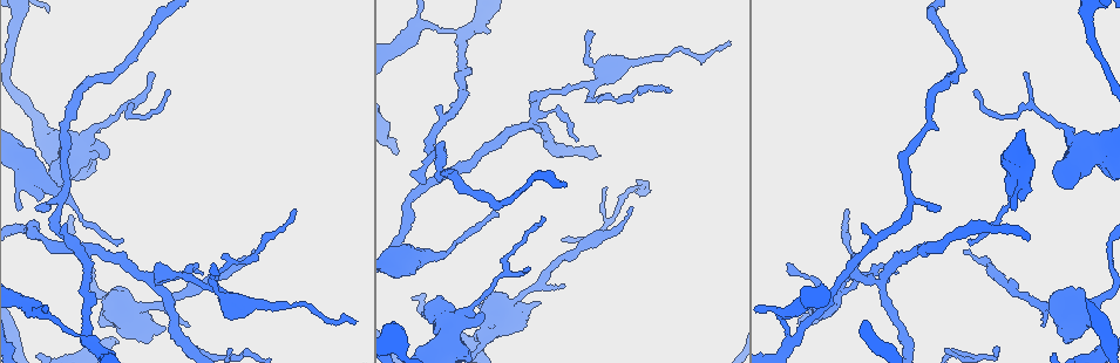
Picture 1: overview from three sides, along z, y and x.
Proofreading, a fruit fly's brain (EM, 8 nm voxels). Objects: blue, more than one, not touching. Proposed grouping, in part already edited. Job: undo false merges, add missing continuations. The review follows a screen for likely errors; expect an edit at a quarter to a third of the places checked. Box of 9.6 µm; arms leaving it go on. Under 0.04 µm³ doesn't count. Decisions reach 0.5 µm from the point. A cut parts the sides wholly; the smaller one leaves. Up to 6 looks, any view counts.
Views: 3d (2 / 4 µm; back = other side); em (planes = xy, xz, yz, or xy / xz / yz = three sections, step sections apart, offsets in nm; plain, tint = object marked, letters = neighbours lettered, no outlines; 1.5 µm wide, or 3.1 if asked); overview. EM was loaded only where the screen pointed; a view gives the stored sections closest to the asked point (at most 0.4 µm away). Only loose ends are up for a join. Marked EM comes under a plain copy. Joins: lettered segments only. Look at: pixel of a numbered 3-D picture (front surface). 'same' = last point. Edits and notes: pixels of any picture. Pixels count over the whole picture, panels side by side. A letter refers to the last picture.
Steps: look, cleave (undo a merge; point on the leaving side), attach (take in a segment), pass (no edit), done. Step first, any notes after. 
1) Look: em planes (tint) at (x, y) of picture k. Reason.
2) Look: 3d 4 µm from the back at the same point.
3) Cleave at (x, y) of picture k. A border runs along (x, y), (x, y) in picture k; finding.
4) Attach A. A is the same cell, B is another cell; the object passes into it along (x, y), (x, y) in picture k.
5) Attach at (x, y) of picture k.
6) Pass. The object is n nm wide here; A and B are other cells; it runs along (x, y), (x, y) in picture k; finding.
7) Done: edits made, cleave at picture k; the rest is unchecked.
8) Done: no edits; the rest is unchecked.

Look: 3d 4 µm at (93, 148) of picture 1. Four or more arms meet.

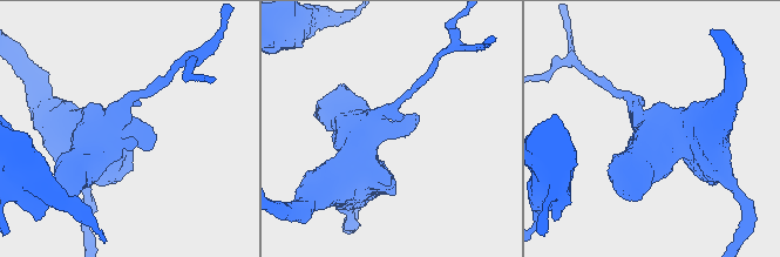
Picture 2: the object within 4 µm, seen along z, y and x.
Look: em xz step 4 (tint) at (126, 129) of picture 2.

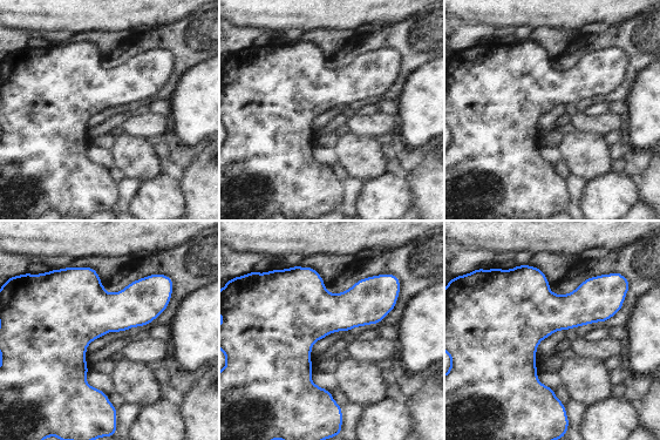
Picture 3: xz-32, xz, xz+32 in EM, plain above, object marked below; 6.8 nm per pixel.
Look: em planes (letters) at the same point. Another direction.

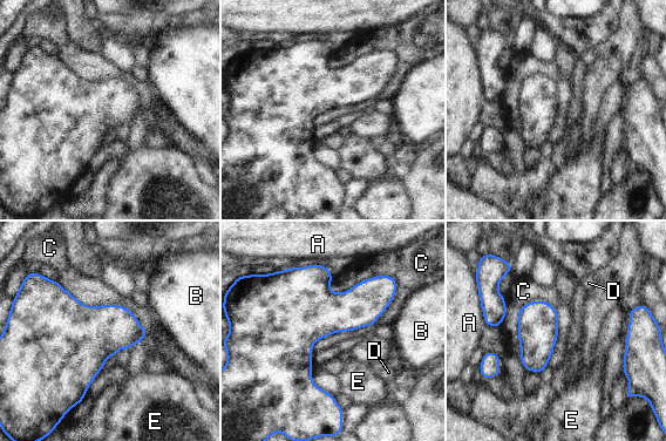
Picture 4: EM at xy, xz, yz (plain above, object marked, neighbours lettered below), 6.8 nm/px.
Pass. The longest contact is with C, 440 nm; A, B, C, D and E are other cells; a border runs along (545, 300), (518, 311), (520, 359) in picture 4; continuous, no second cell.

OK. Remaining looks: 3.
Look: em planes (letters) at (465, 34) of picture 1. Three-way junction.

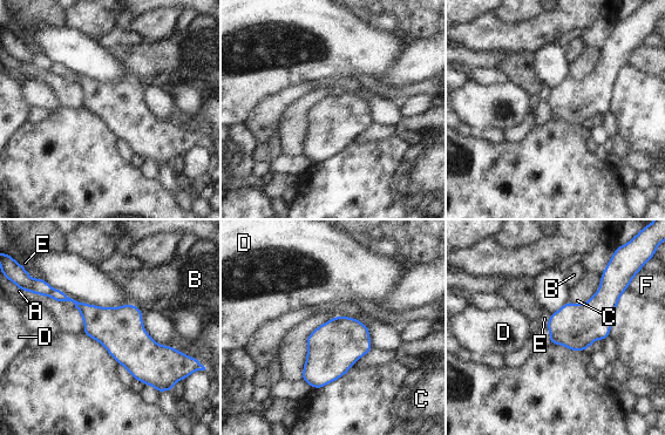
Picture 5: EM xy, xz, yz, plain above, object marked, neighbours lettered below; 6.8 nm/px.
Cleave at (55, 294) of picture 5. A, B, C, D, E and F are other cells; the part that leaves runs along (54, 292), (143, 357), (171, 357) in picture 5; two cells meet here.

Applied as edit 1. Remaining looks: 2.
Done: edits made, cleave at picture 5; the rest is unchecked.

